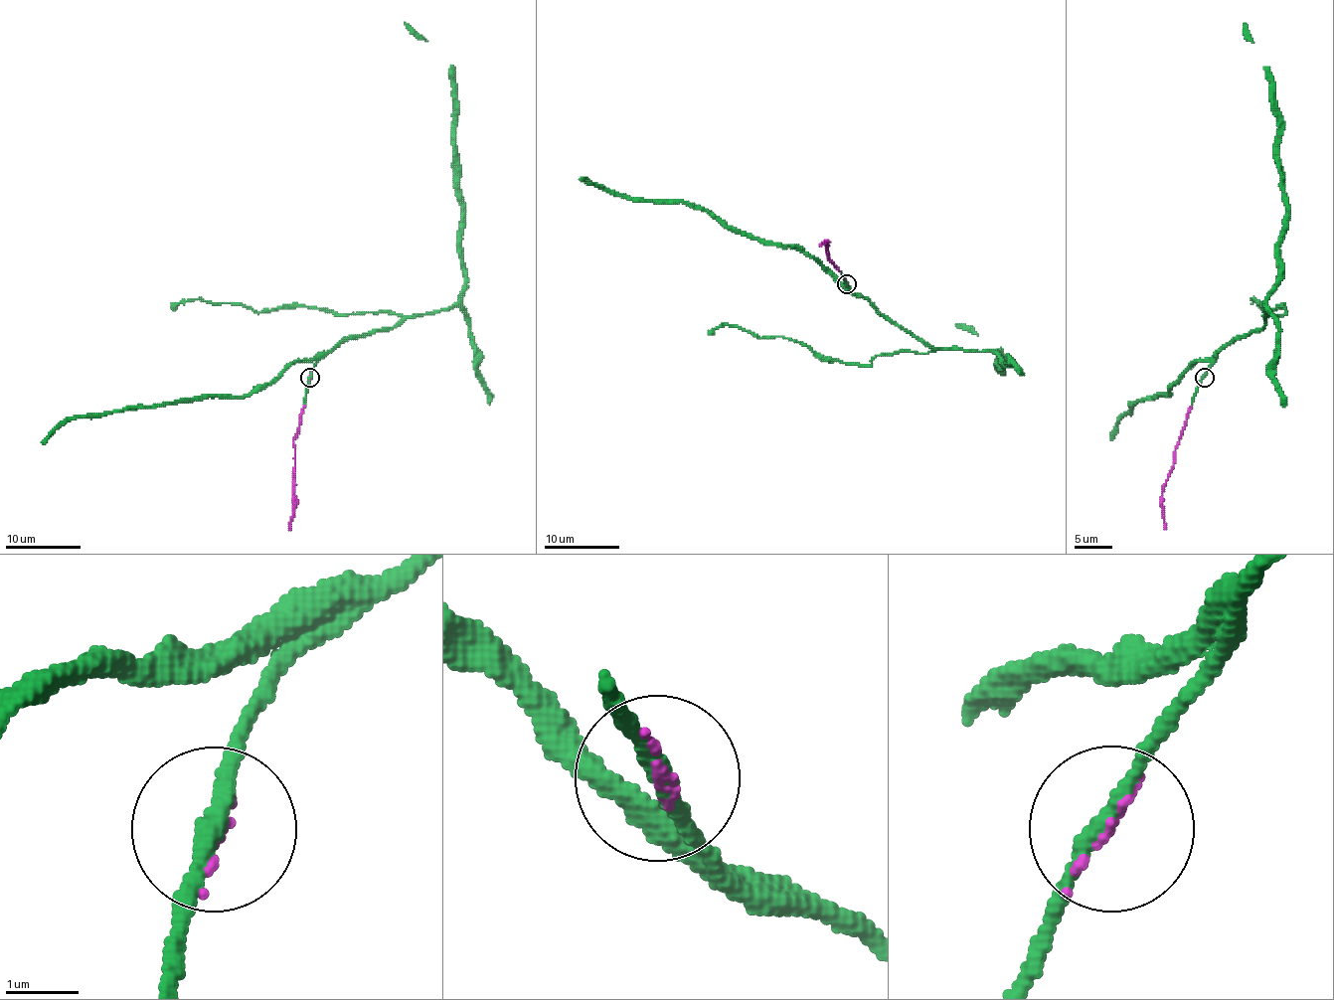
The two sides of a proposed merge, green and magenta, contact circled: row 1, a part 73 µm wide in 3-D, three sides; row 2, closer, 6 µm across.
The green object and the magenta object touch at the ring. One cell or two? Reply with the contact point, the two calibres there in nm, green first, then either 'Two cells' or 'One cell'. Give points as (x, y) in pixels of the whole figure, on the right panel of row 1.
Place: (1204, 377). Thickness 220 nm (green) against 90 nm. One cell

